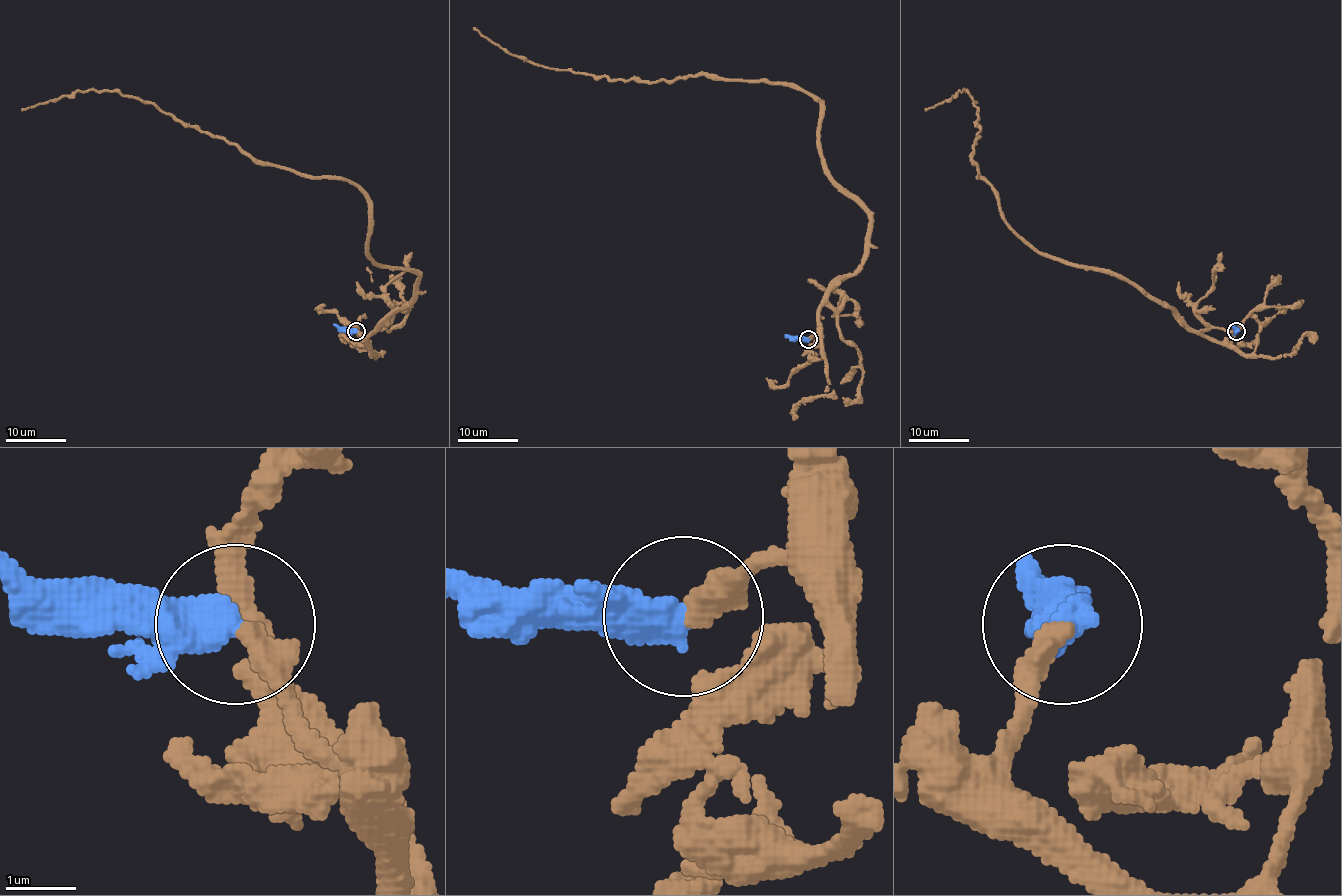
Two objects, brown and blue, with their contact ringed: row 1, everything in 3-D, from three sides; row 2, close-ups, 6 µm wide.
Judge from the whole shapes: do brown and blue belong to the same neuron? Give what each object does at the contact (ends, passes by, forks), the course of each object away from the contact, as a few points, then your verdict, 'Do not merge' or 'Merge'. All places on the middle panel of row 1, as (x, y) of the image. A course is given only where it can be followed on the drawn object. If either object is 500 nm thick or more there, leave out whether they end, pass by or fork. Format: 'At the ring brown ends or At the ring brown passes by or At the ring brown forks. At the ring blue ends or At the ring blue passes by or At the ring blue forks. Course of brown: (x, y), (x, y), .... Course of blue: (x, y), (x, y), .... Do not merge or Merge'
At the ring brown ends. At the ring blue ends. Course of brown: (808, 338), (823, 298), (861, 264), (870, 217), (822, 156), (819, 102), (795, 85), (549, 69), (473, 27). Course of blue: (808, 338), (792, 338), (784, 334). Merge

